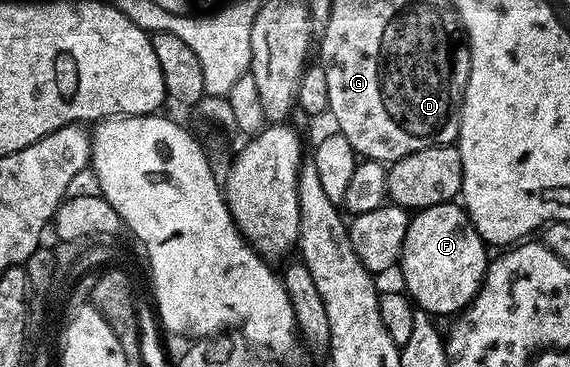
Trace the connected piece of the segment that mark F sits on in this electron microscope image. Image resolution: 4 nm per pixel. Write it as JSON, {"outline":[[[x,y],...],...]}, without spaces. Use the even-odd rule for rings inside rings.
{"outline":[[[458,203],[438,204],[418,209],[407,227],[401,269],[408,296],[422,311],[432,317],[462,313],[479,292],[489,263],[488,245],[477,234],[467,216],[467,209]]]}

